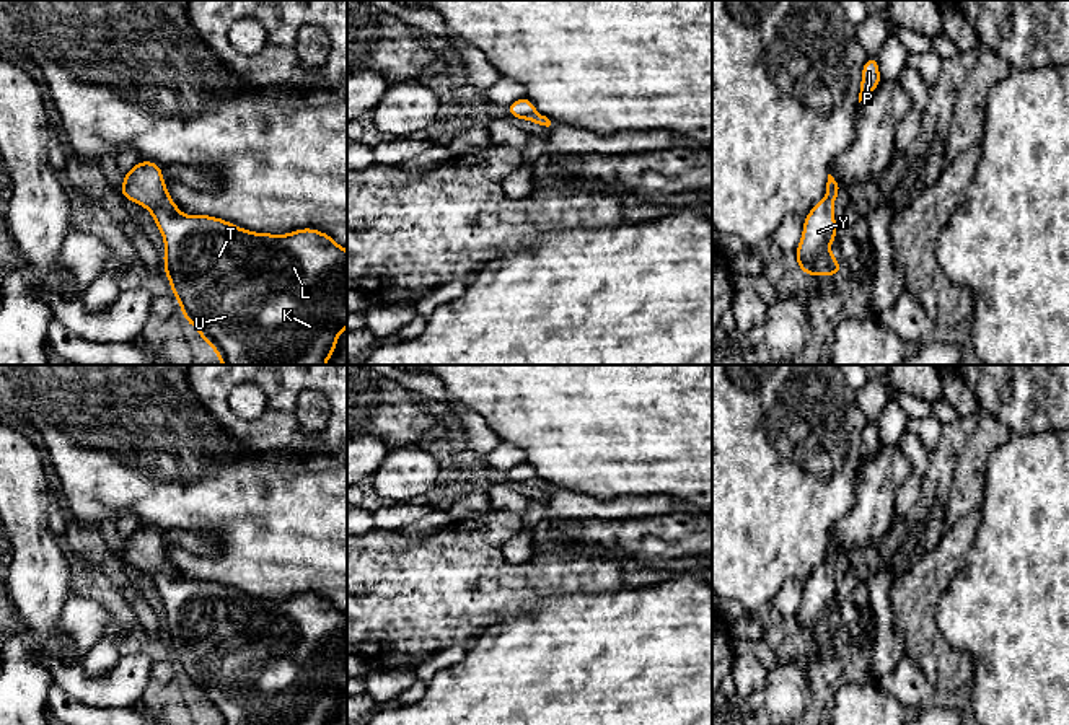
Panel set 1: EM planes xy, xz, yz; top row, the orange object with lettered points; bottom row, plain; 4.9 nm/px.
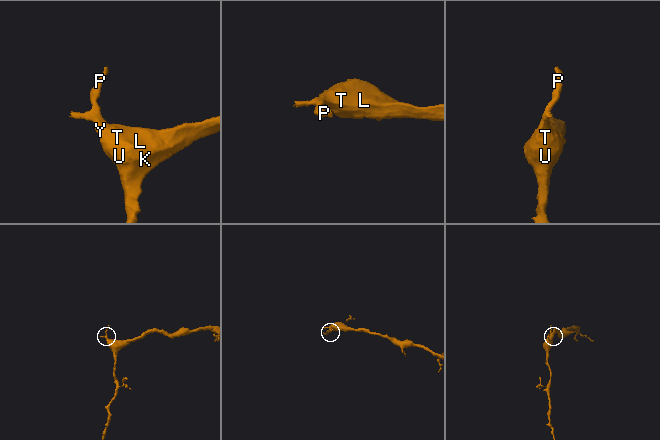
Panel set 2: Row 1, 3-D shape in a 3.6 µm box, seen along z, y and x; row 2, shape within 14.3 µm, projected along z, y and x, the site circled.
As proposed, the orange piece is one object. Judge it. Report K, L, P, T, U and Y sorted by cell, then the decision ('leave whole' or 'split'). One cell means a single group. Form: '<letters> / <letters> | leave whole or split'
K L P T U Y | leave whole

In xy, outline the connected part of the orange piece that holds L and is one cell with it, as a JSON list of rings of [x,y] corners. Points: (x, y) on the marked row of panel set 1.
[[[137,161],[122,174],[121,194],[125,200],[140,204],[148,210],[165,241],[165,275],[171,283],[171,293],[178,298],[181,313],[194,326],[202,341],[210,345],[223,365],[326,365],[334,354],[339,334],[347,327],[347,251],[328,233],[315,228],[301,228],[287,235],[256,233],[240,228],[223,218],[210,215],[184,215],[166,191],[166,182],[156,161]]]

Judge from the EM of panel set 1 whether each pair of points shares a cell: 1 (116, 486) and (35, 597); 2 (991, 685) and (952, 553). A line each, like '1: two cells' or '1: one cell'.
1: two cells
2: two cells

